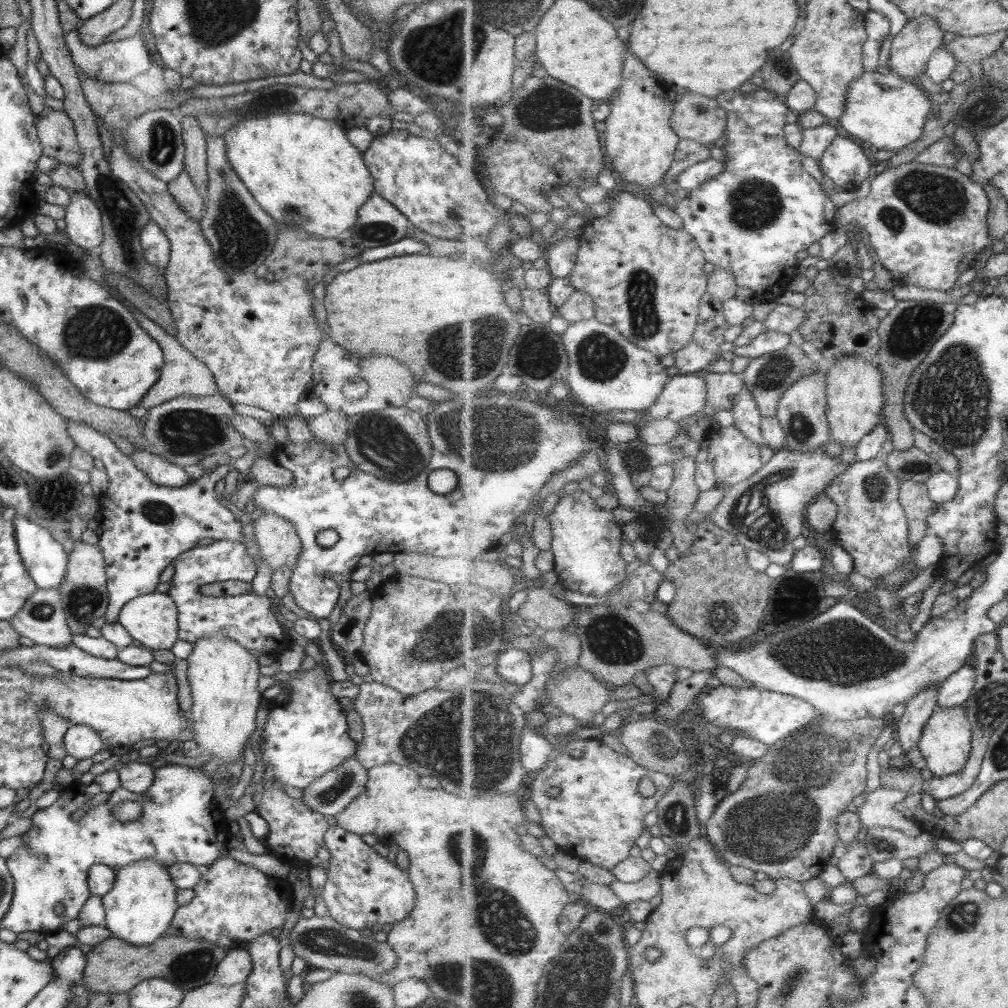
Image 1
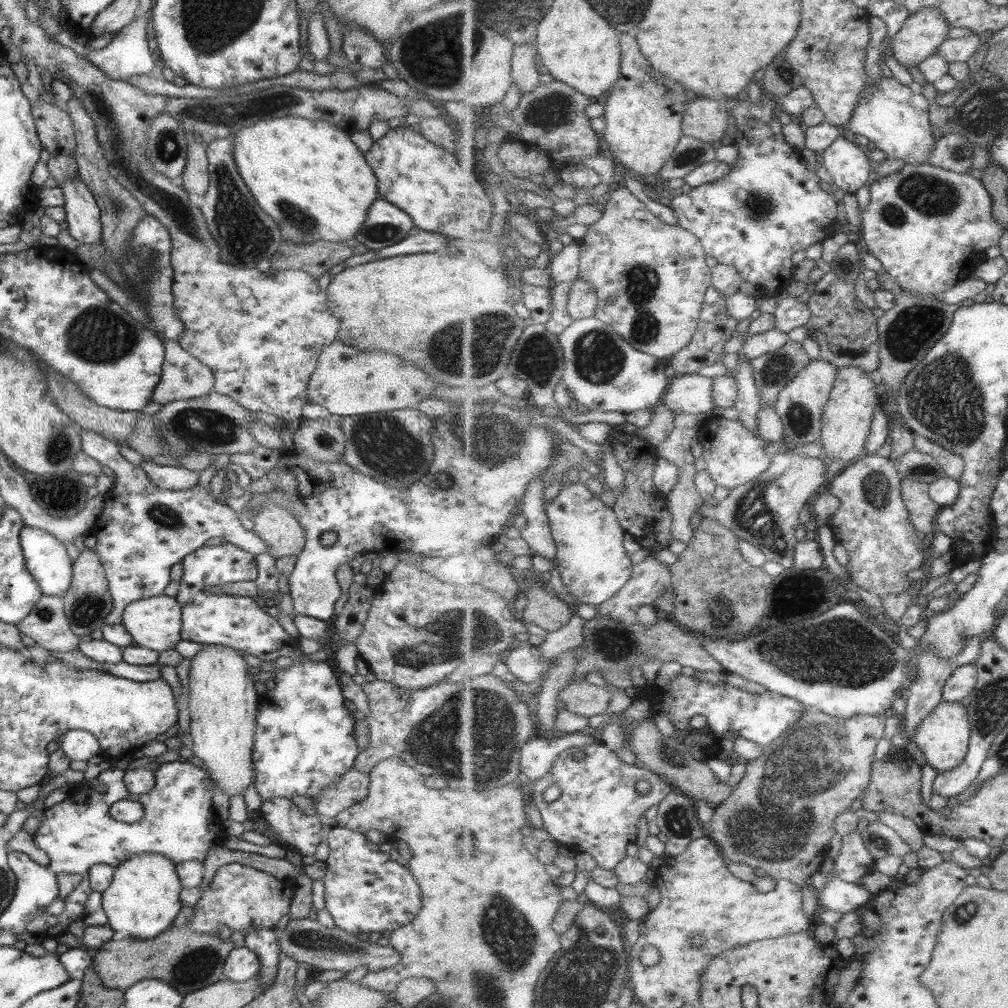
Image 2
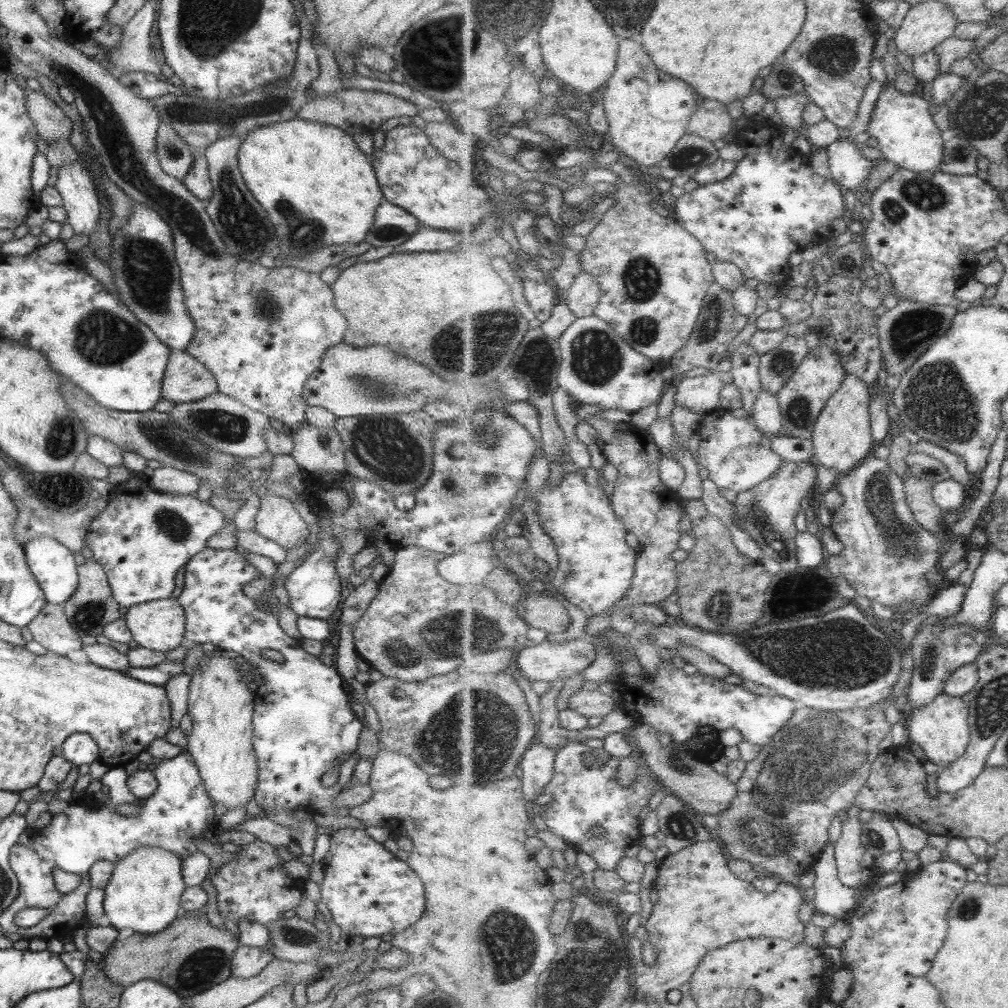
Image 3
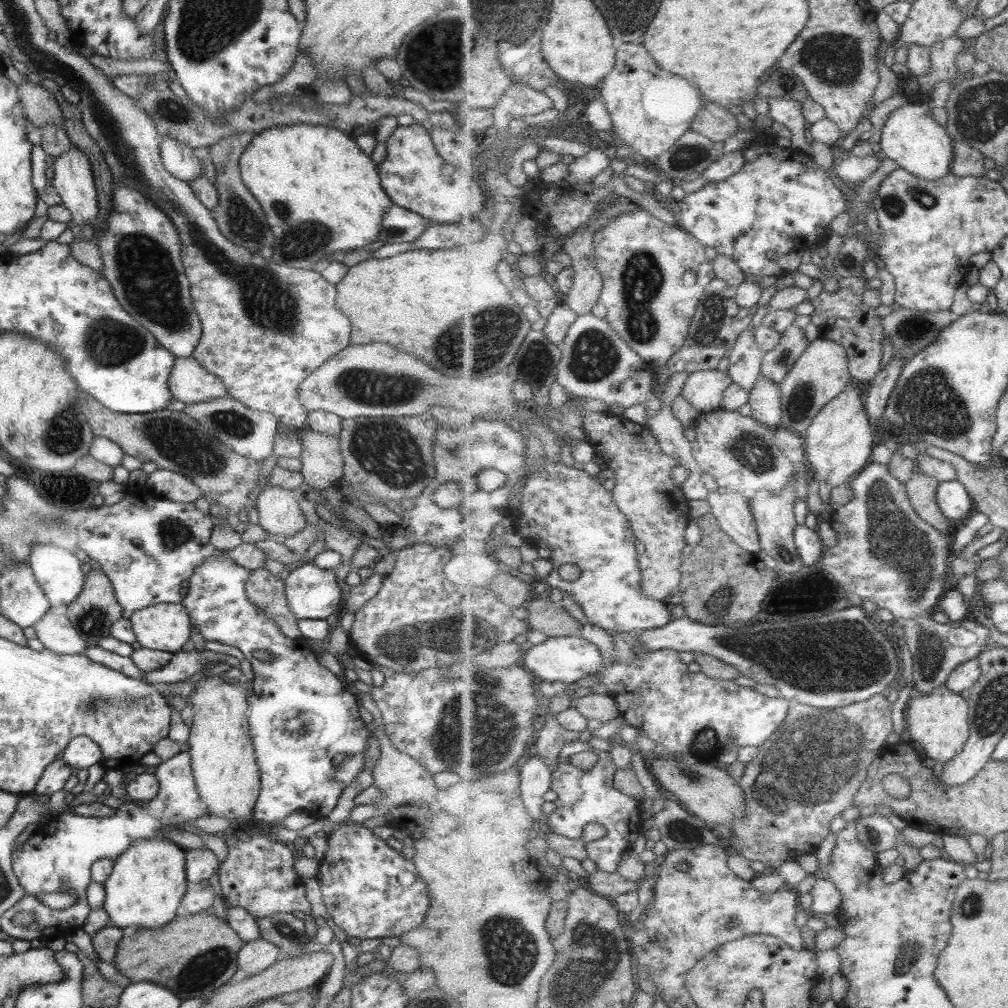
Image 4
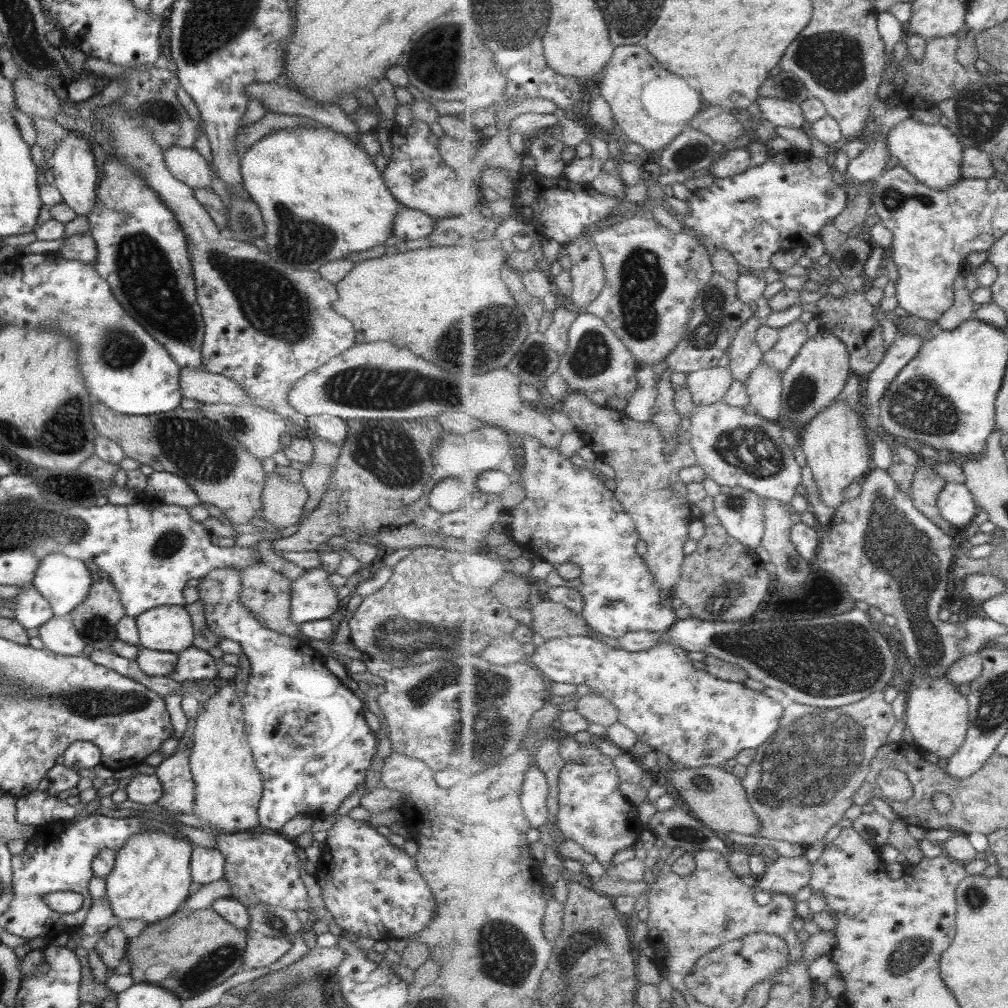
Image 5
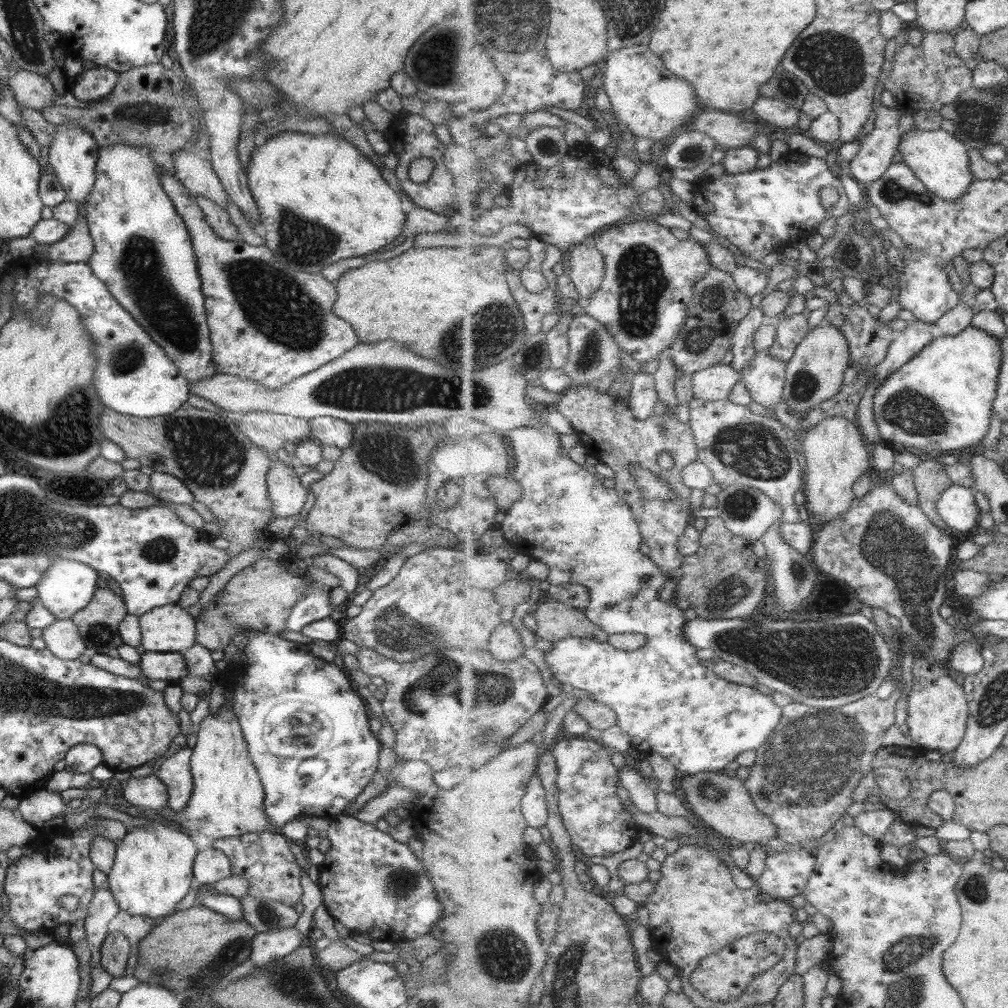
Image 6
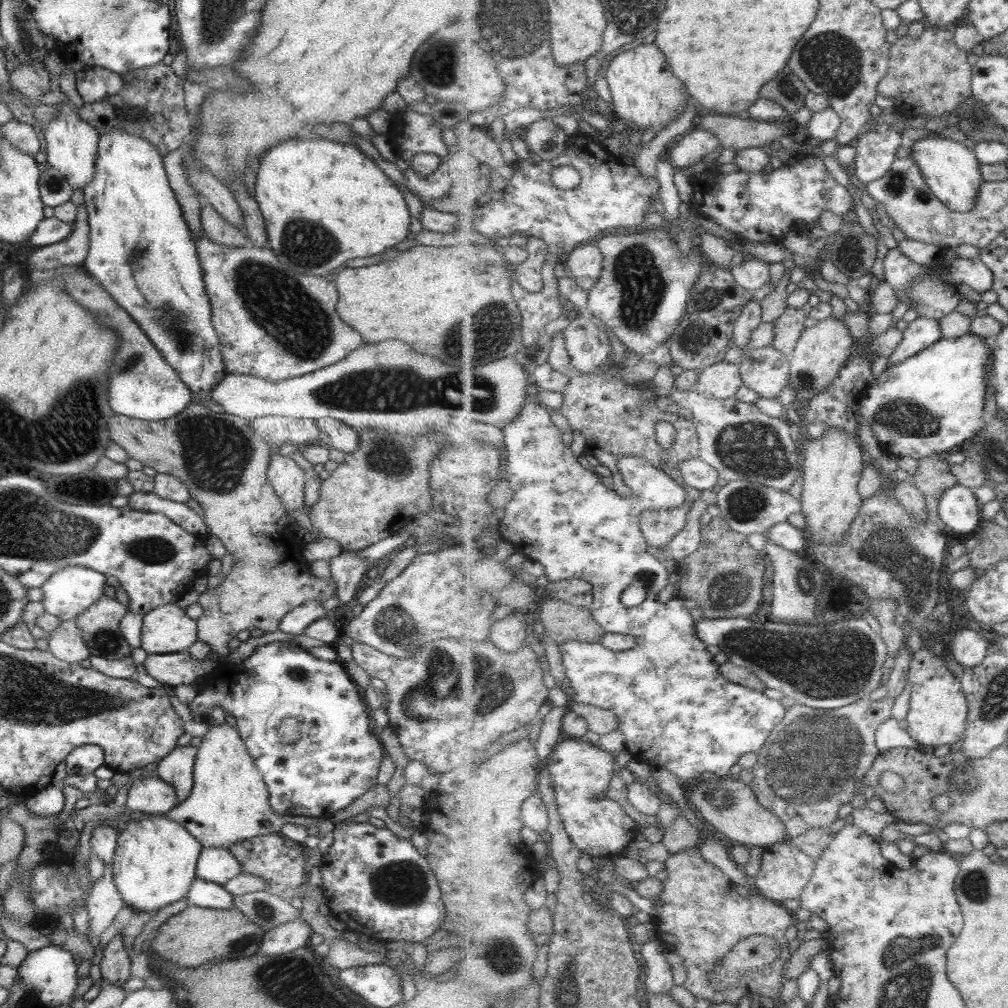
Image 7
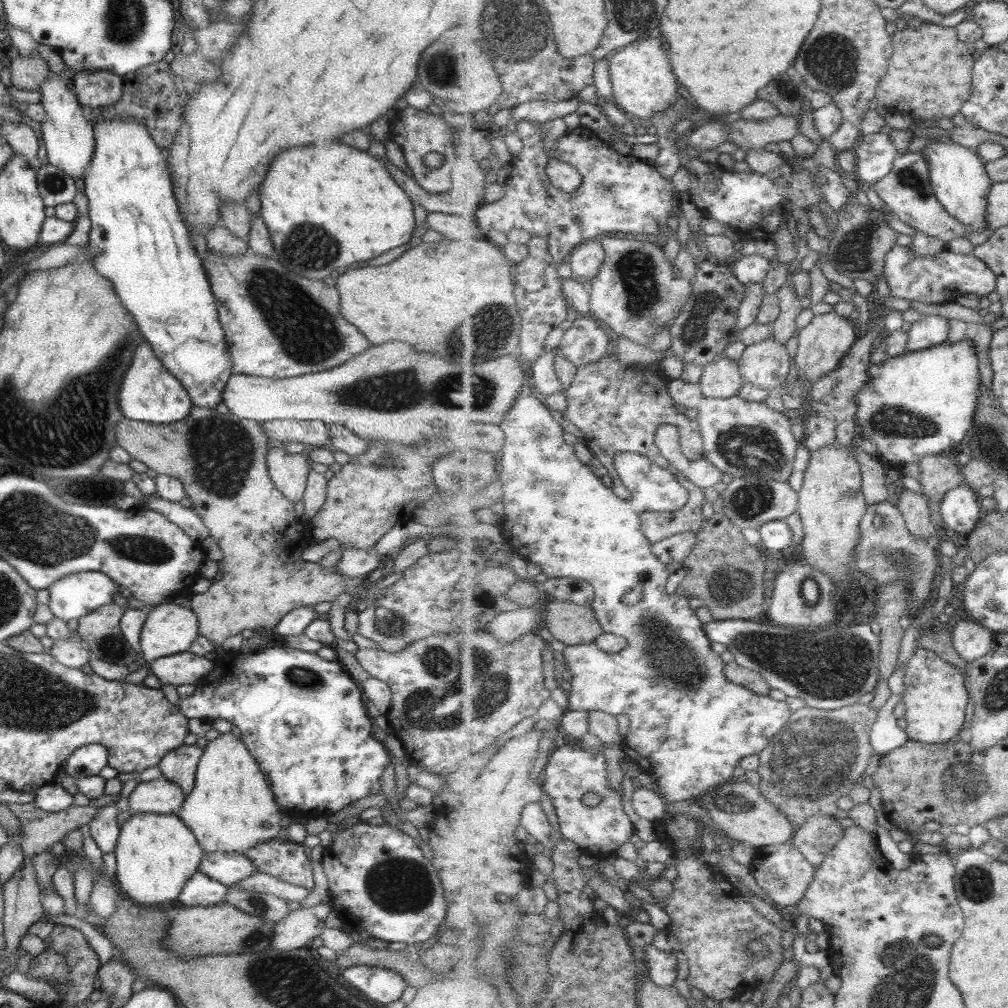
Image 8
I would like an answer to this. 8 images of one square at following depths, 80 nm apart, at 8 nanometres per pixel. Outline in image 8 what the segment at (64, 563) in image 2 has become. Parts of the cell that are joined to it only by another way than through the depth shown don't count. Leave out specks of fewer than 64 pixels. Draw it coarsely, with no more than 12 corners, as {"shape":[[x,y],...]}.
{"shape":[[101,572],[60,576],[47,588],[55,618],[78,620],[119,593]]}

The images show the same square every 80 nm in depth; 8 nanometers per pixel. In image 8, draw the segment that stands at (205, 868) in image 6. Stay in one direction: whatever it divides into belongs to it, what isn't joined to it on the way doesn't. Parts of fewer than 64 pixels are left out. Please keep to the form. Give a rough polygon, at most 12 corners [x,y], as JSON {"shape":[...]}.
{"shape":[[210,852],[197,871],[229,887],[255,868],[241,853]]}

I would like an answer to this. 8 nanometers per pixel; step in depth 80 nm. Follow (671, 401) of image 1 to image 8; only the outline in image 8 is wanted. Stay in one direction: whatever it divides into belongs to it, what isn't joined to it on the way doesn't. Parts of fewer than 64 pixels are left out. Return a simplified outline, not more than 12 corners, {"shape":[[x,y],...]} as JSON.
{"shape":[[723,357],[704,367],[705,397],[738,396],[746,382],[738,361]]}

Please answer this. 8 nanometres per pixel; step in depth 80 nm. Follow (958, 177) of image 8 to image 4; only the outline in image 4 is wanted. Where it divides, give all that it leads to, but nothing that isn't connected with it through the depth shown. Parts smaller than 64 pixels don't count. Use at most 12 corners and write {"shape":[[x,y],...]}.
{"shape":[[925,101],[890,112],[887,158],[934,181],[952,173],[955,148]]}

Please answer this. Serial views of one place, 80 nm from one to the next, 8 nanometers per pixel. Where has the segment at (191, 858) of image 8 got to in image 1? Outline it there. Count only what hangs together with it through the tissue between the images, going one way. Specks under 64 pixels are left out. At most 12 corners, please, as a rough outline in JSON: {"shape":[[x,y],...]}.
{"shape":[[167,868],[115,872],[100,901],[112,938],[147,946],[178,907]]}

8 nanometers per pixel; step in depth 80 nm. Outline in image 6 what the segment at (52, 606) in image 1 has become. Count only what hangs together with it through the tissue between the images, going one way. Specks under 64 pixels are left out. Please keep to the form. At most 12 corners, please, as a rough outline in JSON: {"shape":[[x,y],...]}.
{"shape":[[55,619],[41,631],[46,649],[63,660],[86,650],[71,619]]}

